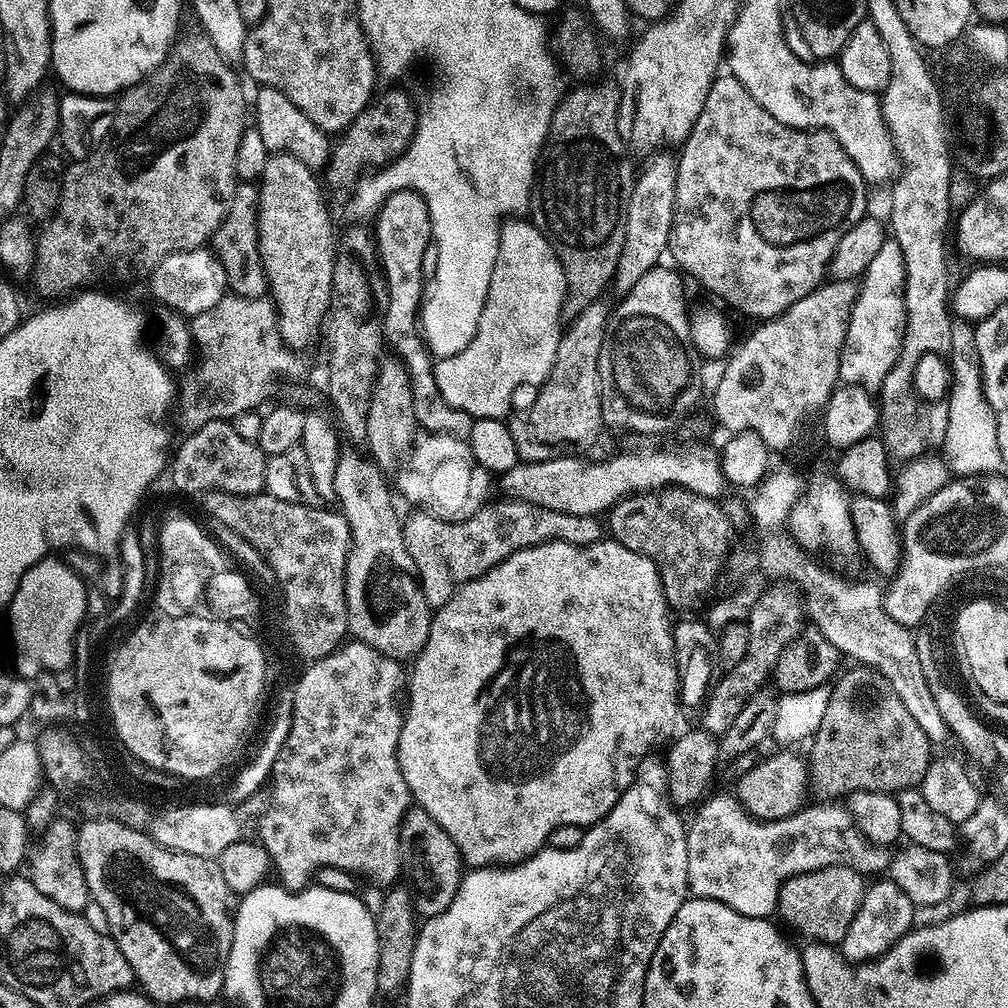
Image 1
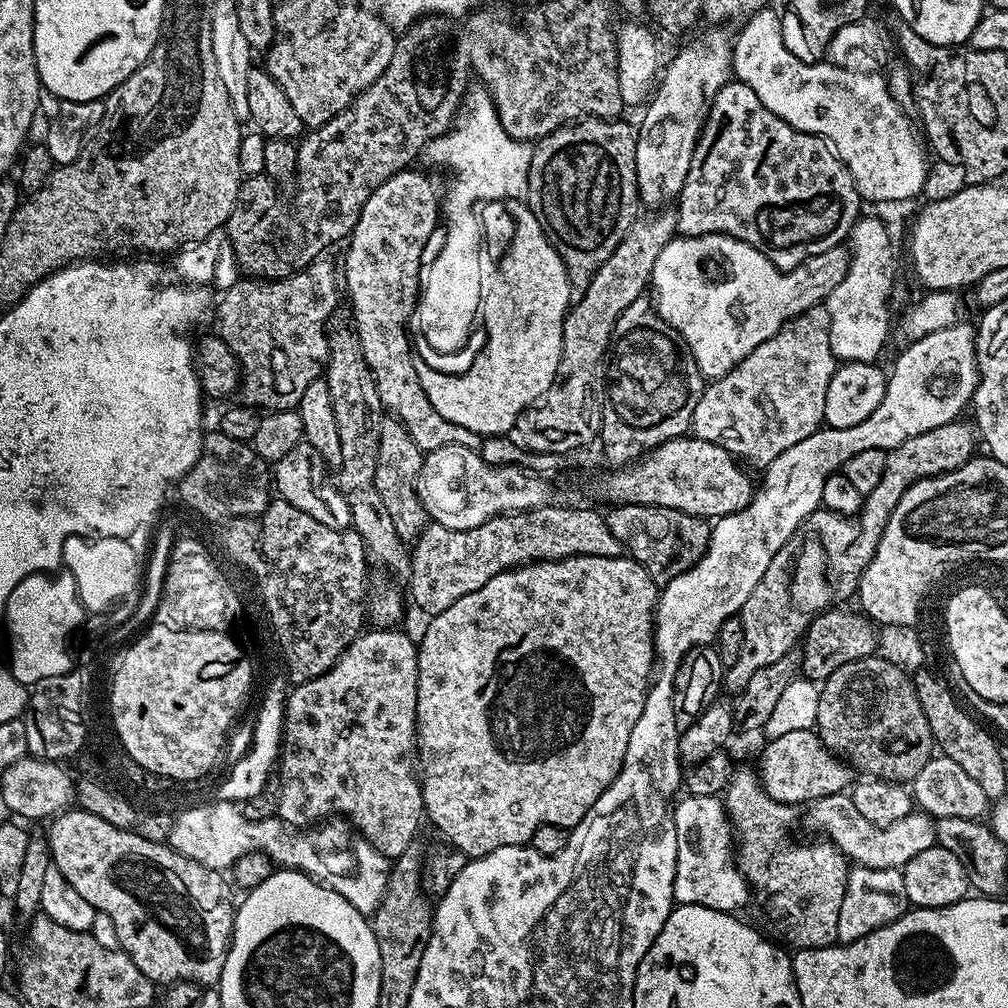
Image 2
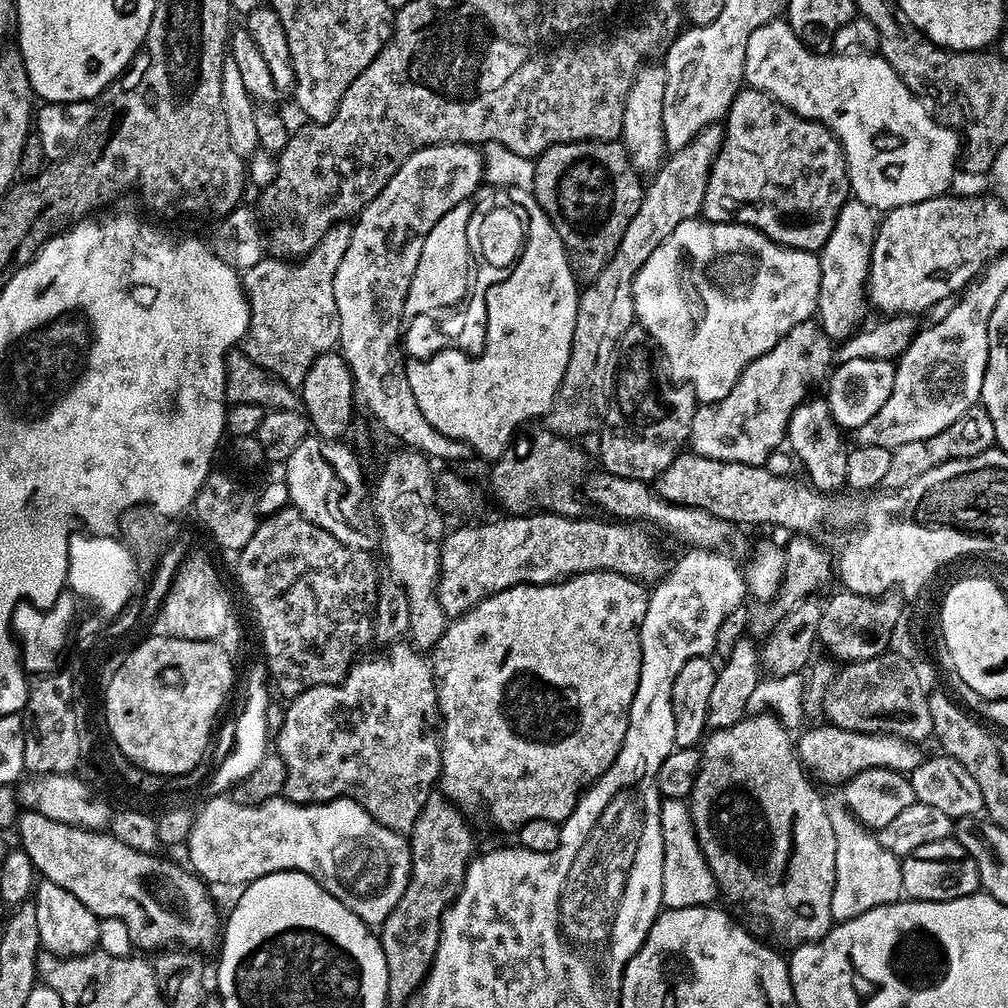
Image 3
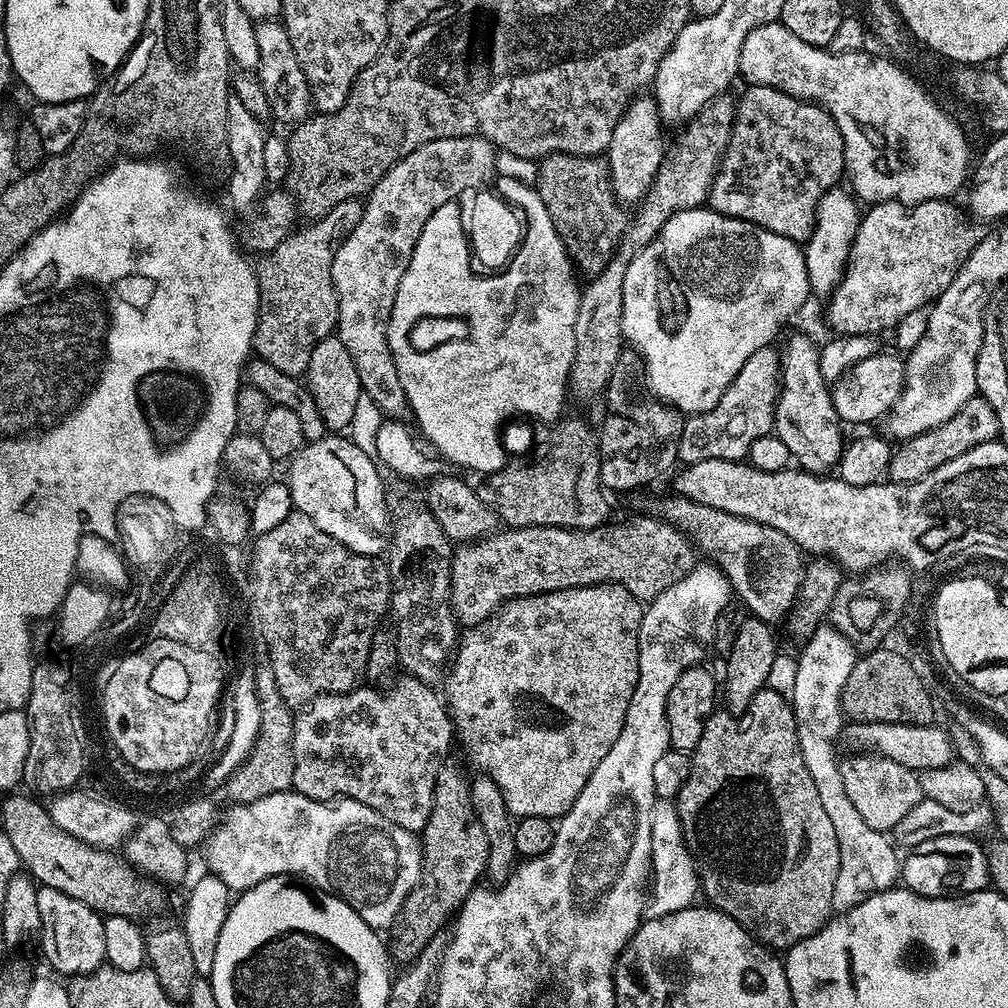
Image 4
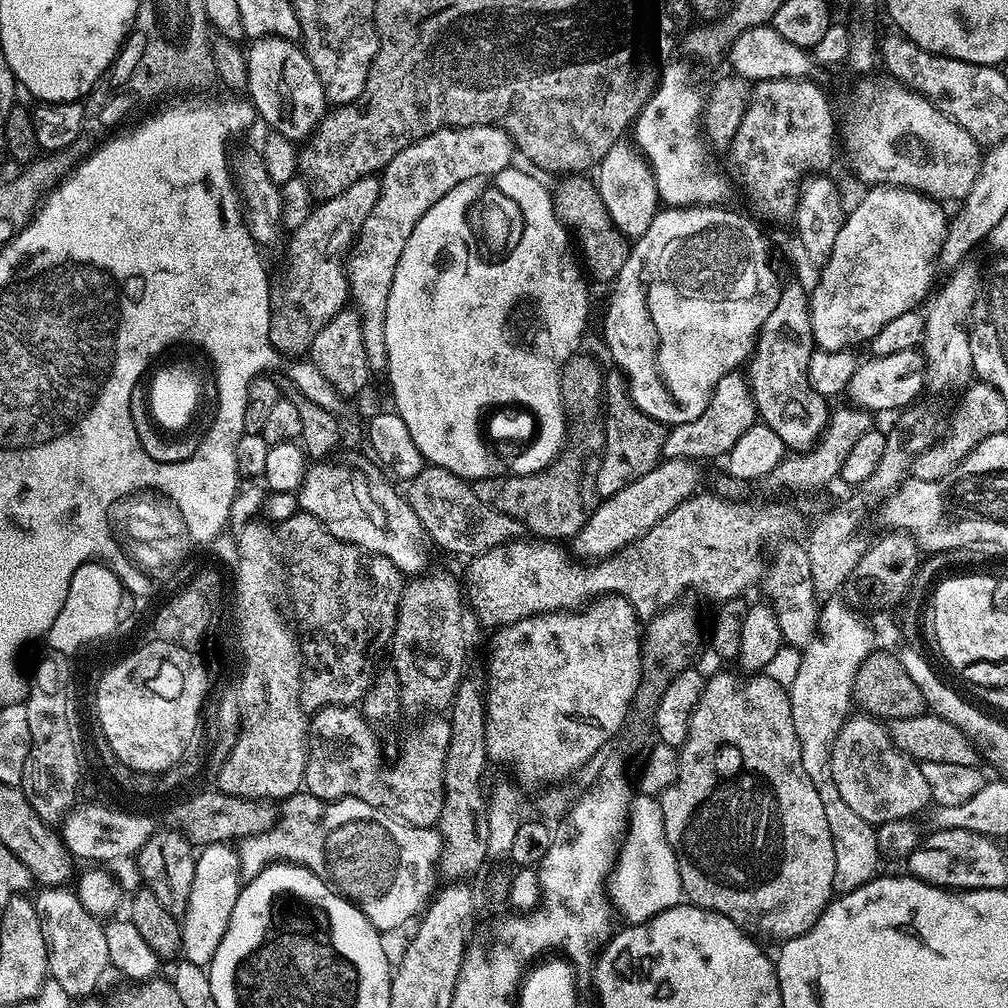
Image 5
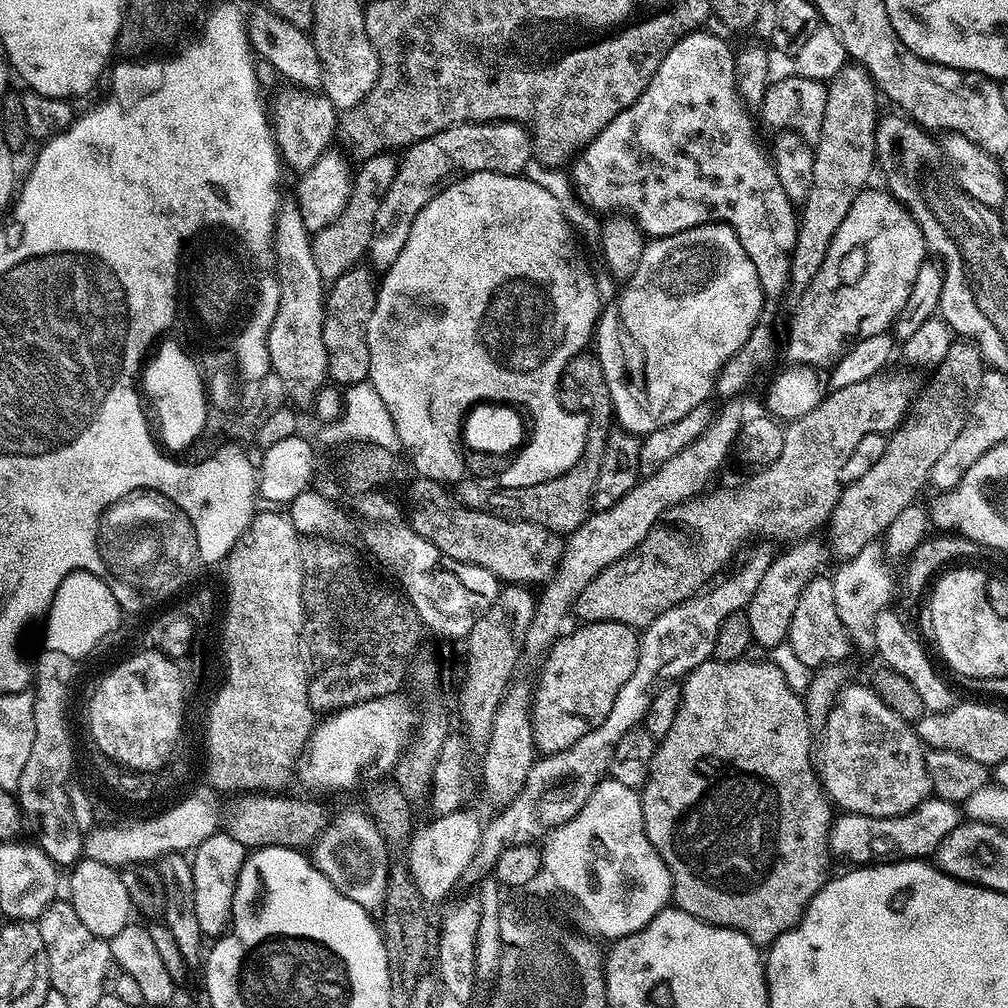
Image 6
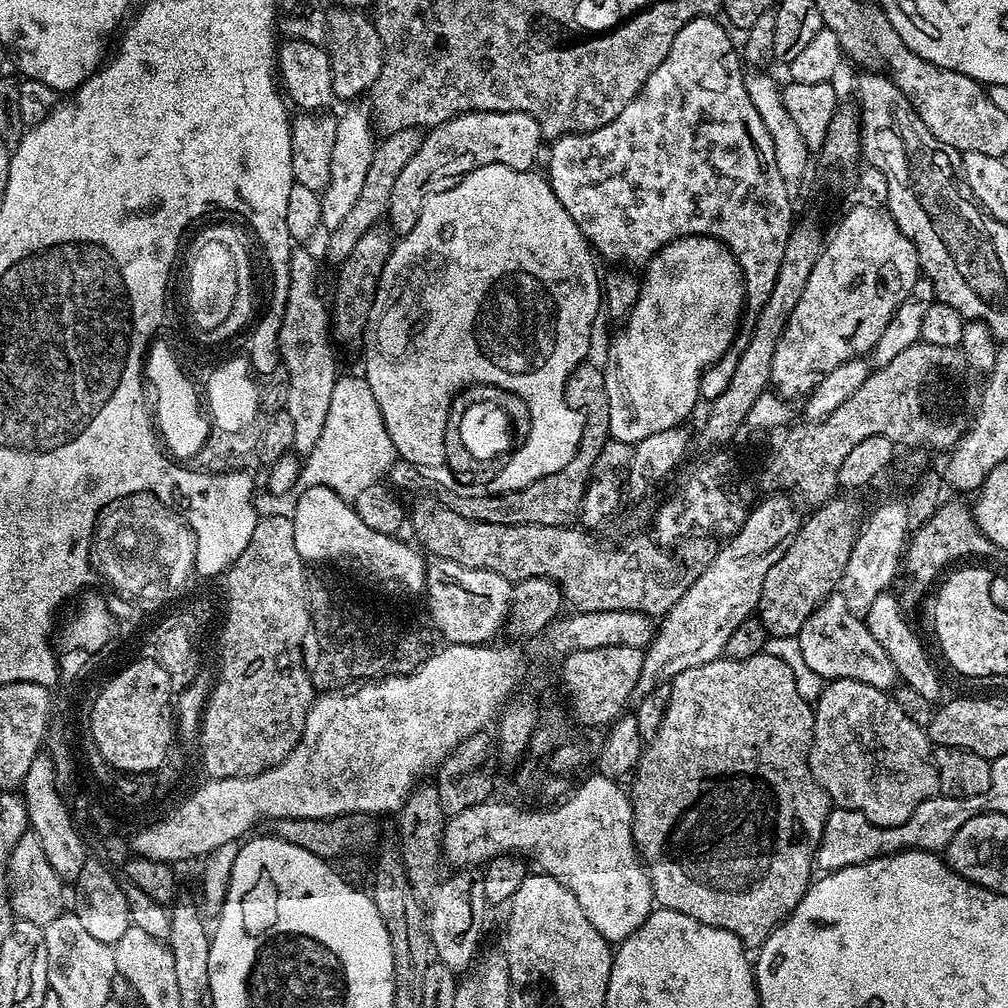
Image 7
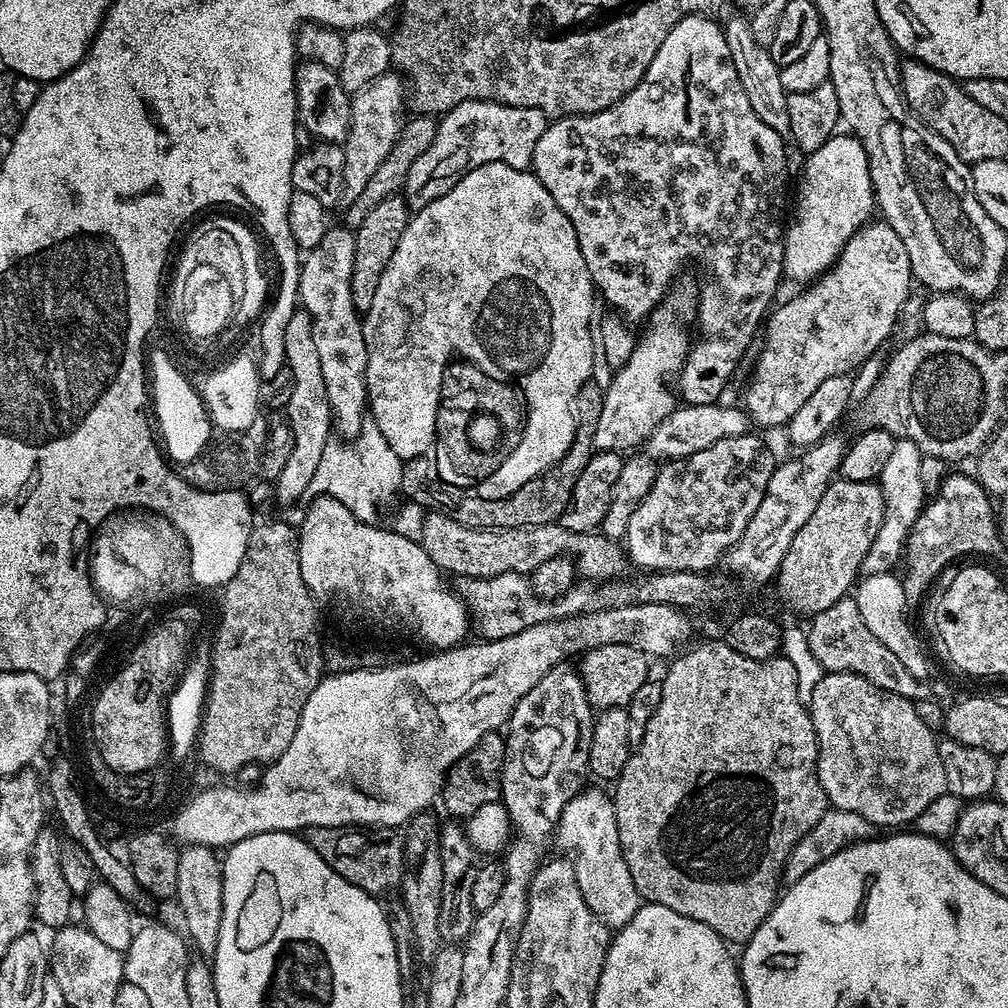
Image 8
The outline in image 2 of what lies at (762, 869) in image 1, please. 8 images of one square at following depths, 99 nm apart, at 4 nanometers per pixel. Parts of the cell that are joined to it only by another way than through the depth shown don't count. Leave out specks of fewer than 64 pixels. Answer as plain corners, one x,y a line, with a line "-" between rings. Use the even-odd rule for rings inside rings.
847,791
813,800
807,809
808,820
838,851
847,856
853,865
861,868
899,868
903,870
922,850
937,847
936,820
927,812
913,810
906,818
898,818
890,826
874,826
866,819
858,806
854,806
-
681,795
672,808
672,821
678,834
678,866
674,870
675,903
701,904
719,912
735,913
740,910
736,908
747,902
750,885
744,879
734,855
734,828
731,828
733,825
725,801
719,795

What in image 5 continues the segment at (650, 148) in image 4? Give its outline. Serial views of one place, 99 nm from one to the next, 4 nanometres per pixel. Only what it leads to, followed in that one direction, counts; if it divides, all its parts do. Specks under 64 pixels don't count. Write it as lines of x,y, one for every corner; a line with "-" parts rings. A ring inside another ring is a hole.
615,148
608,152
603,162
598,165
596,174
597,192
602,198
603,206
610,214
611,220
625,238
638,239
646,232
650,222
656,216
660,206
656,183
652,172
643,157
635,151

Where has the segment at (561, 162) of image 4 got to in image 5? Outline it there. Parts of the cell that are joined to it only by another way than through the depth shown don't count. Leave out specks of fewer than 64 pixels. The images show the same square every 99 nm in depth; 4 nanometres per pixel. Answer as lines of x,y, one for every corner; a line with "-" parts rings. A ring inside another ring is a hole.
584,178
577,180
580,180
577,184
564,184
560,189
559,187
555,189
556,213
560,221
564,223
564,227
574,237
587,275
593,281
594,279
615,281
616,275
622,270
622,266
626,266
626,258
630,255
629,239
625,238
611,220
597,192
597,185
592,182
587,184
-
578,243
580,243
580,248
-
582,255
584,255
584,260

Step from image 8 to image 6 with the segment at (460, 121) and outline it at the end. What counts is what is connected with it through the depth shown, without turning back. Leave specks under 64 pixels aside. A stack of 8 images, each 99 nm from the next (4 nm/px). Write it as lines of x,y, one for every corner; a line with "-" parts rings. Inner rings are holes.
493,122
491,124
455,124
453,128
442,130
422,142
412,145
399,157
394,174
394,182
390,182
390,190
386,190
386,198
378,206
378,214
372,231
372,241
366,253
372,259
371,267
383,274
398,262
398,254
402,254
402,246
406,246
406,238
410,238
410,226
414,226
414,218
442,190
459,182
464,176
473,176
476,172
503,172
505,174
523,173
528,160
533,159
532,138
528,129
521,124
511,122

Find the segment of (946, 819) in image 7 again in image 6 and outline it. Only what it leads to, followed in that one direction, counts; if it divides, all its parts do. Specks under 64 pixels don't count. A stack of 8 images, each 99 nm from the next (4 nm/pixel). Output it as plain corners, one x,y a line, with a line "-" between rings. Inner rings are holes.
937,796
929,797
914,810
904,815
896,815
894,818
874,818
870,815
844,812
833,819
831,834
828,837
829,851
835,857
838,855
852,861
852,864
925,859
935,853
942,838
959,823
959,807

